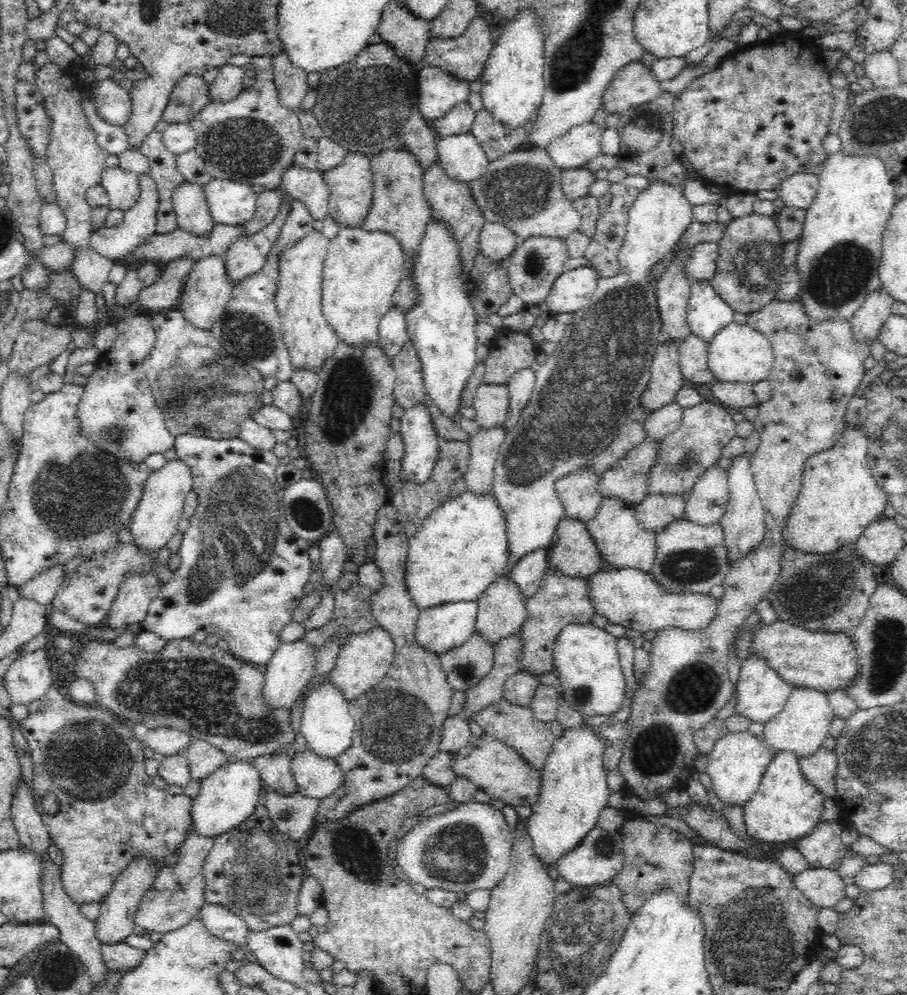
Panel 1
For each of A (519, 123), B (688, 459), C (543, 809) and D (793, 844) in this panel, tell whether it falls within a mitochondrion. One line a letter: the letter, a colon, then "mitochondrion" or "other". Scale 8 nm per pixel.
A: other
B: mitochondrion
C: other
D: other

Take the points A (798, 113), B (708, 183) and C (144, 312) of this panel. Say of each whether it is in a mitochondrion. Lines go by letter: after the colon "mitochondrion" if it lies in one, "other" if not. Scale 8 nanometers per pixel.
A: other
B: other
C: other

